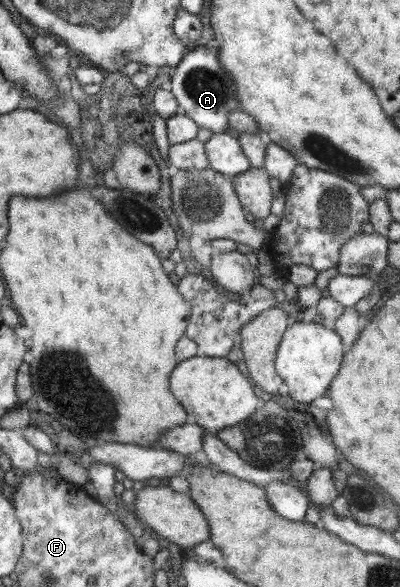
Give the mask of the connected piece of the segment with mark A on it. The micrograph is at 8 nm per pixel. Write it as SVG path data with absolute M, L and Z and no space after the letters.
M195 46L171 71L170 84L169 91L183 113L194 120L199 128L208 129L213 134L223 132L228 127L229 113L239 107L235 84L221 66L220 55L215 53L215 49Z

